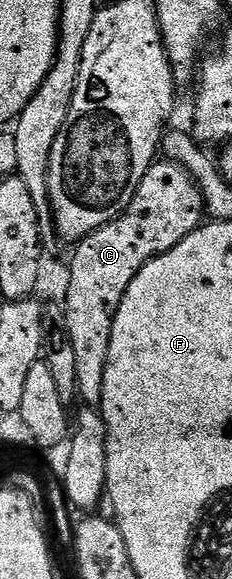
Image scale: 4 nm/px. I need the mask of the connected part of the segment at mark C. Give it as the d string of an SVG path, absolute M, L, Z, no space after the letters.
M156 160L151 170L141 179L129 207L119 217L114 217L105 227L93 231L85 240L74 246L75 254L71 257L71 274L67 277L67 301L65 308L69 319L69 339L73 339L73 352L77 362L77 397L84 406L99 407L103 404L105 391L105 363L109 359L109 339L113 339L113 319L129 283L154 257L167 253L181 239L185 239L194 229L205 221L205 206L199 190L199 182L189 176L185 167L175 161Z

